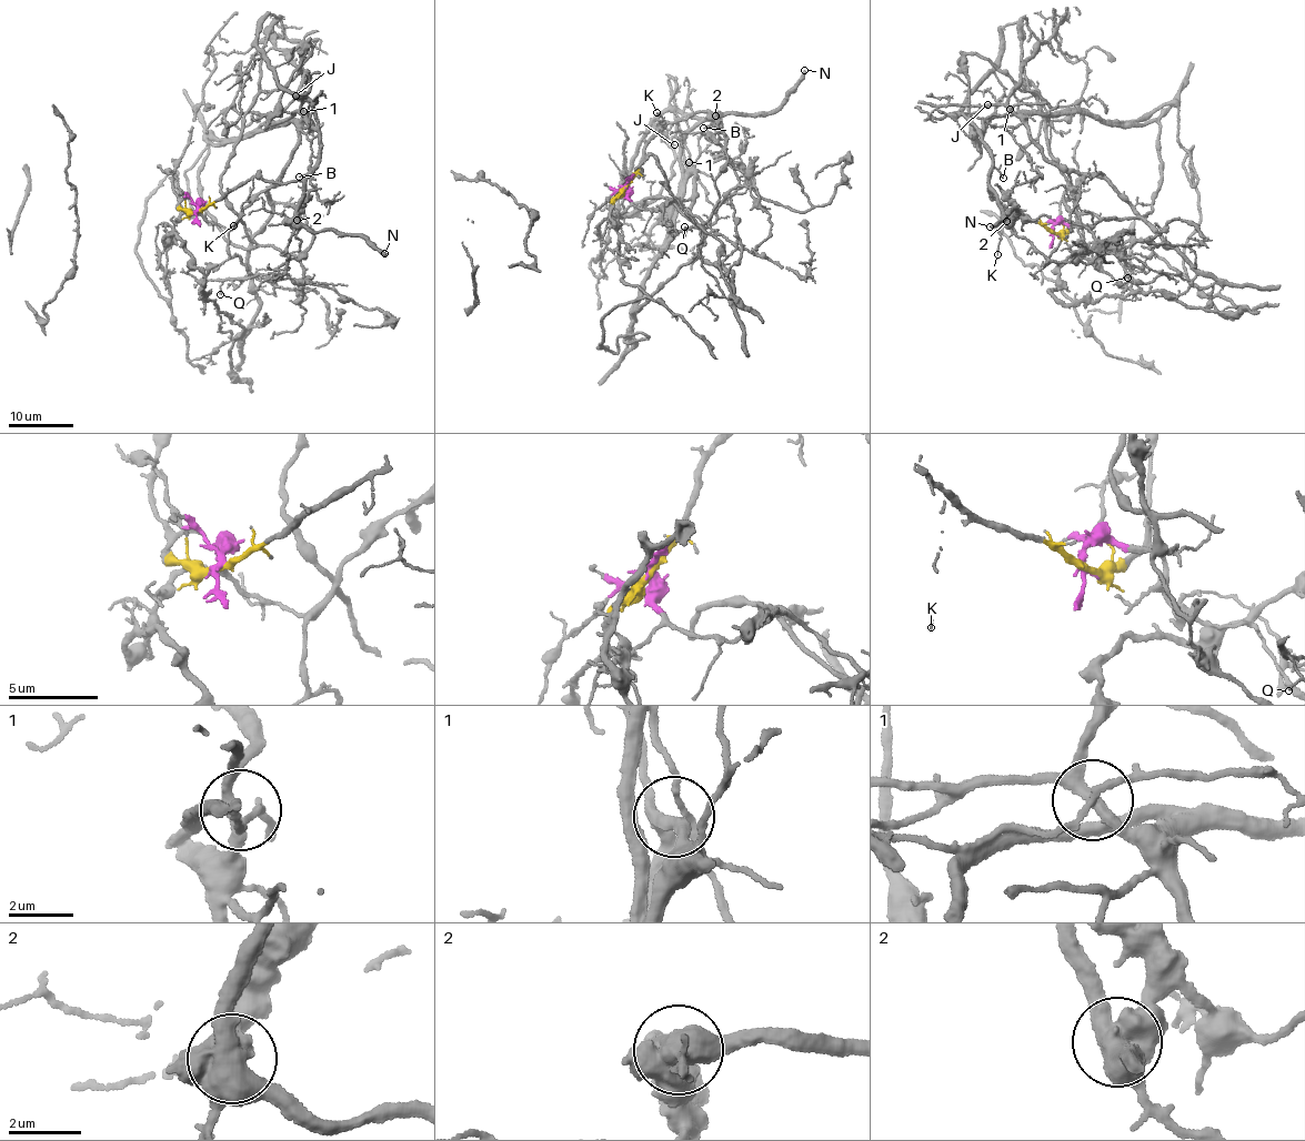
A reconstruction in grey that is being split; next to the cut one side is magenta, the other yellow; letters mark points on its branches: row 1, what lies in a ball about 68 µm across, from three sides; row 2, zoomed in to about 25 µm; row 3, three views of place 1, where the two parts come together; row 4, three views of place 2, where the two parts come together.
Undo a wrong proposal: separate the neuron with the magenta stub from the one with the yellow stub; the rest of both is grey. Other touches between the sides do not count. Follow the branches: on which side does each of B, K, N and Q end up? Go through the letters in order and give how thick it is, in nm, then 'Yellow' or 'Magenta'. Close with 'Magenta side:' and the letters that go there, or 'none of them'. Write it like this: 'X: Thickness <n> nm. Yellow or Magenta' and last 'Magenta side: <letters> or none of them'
B: Thickness 110 nm. Yellow
K: Thickness 120 nm. Yellow
N: Thickness 360 nm. Yellow
Q: Thickness 90 nm. Yellow
Magenta side: none of them

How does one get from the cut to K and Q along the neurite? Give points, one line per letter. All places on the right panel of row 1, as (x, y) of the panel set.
K: (1054, 232), (1039, 223), (1011, 215), (999, 201), (1001, 240), (997, 254)
Q: (1054, 232), (1011, 215), (990, 189), (1009, 225), (1051, 260), (1091, 262), (1116, 250), (1131, 270), (1127, 278)

